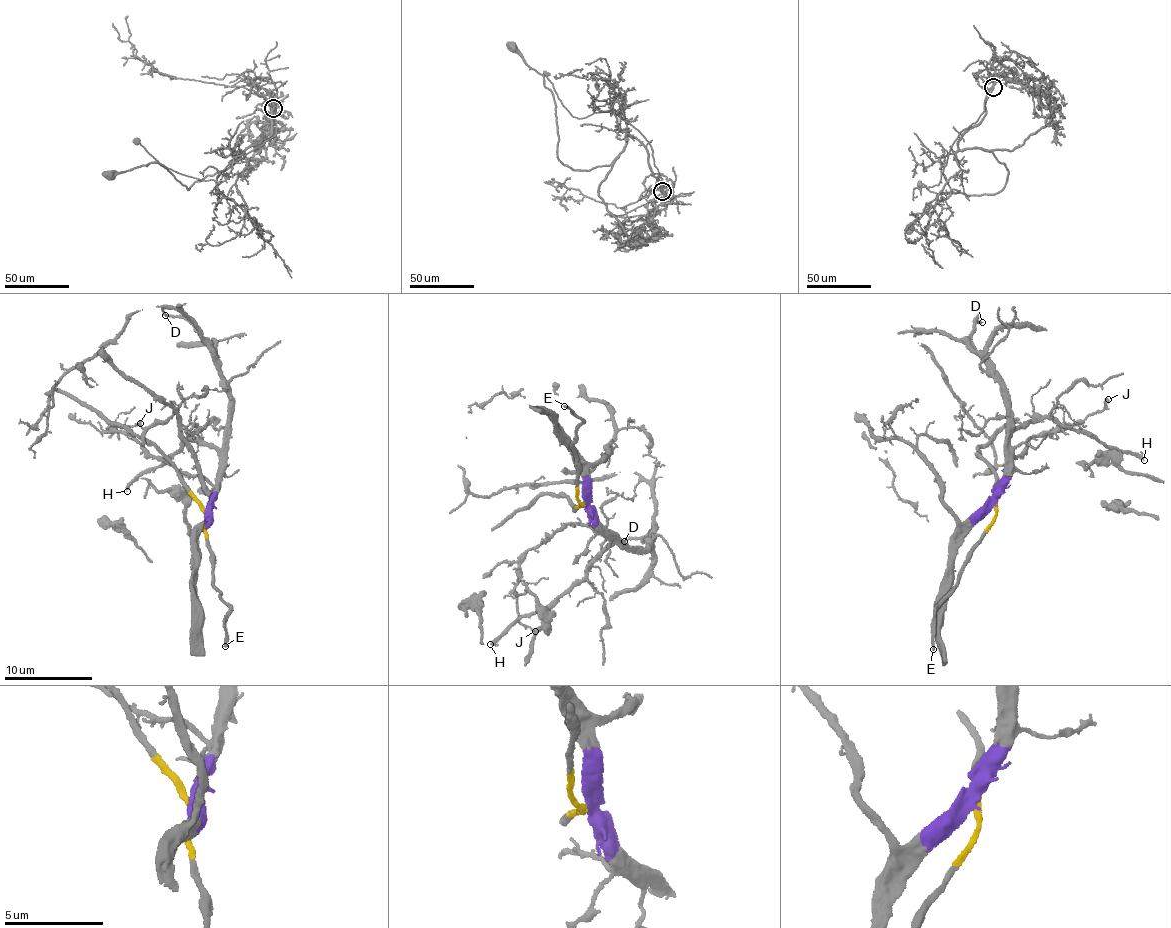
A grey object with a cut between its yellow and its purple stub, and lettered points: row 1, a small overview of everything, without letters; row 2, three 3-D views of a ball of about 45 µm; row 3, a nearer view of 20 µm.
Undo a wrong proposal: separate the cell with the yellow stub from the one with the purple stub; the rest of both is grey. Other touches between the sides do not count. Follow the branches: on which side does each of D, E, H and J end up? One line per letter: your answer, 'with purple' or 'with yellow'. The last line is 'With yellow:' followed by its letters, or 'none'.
D: with purple
E: with yellow
H: with purple
J: with purple
With yellow: E

